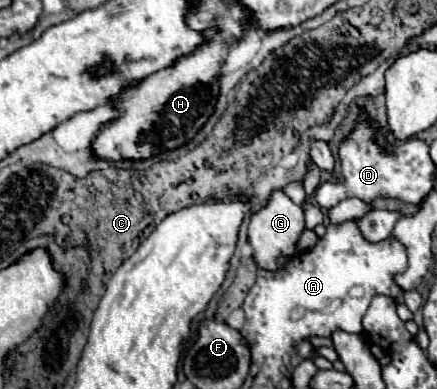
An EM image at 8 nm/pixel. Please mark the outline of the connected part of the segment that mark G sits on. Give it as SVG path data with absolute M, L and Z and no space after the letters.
M273 190L265 206L251 214L249 222L249 244L253 246L253 258L259 268L279 270L295 254L295 242L305 230L305 216L301 206L297 206L283 190Z

